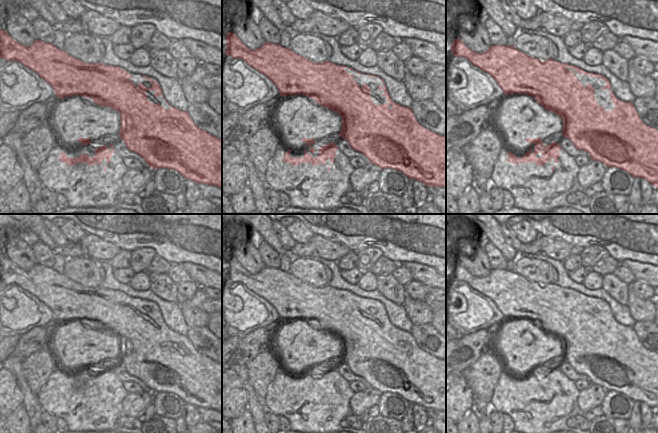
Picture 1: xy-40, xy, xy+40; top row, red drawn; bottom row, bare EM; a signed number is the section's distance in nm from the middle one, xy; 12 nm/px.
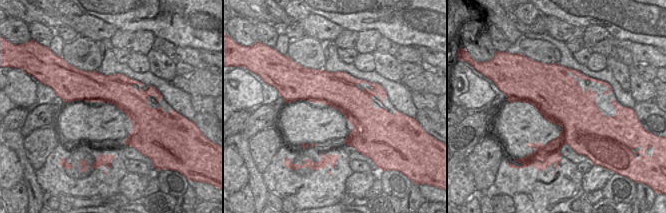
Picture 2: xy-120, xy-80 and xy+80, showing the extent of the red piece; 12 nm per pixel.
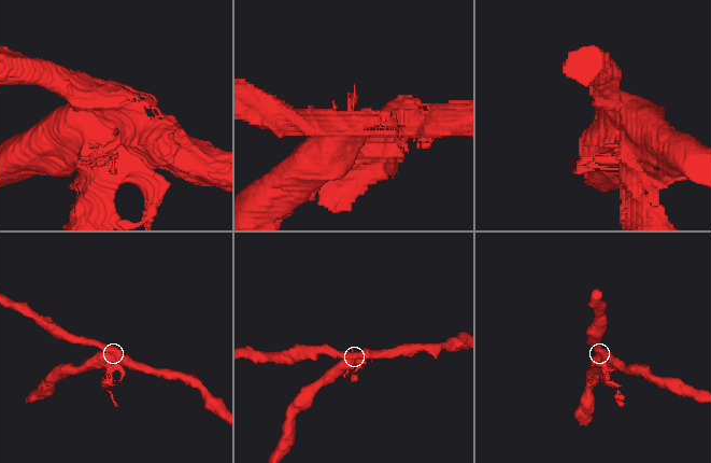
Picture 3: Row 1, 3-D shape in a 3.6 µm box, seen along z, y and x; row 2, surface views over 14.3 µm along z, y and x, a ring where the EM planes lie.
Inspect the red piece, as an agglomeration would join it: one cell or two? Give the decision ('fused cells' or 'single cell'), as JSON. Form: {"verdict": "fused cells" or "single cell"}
{"verdict": "fused cells"}

